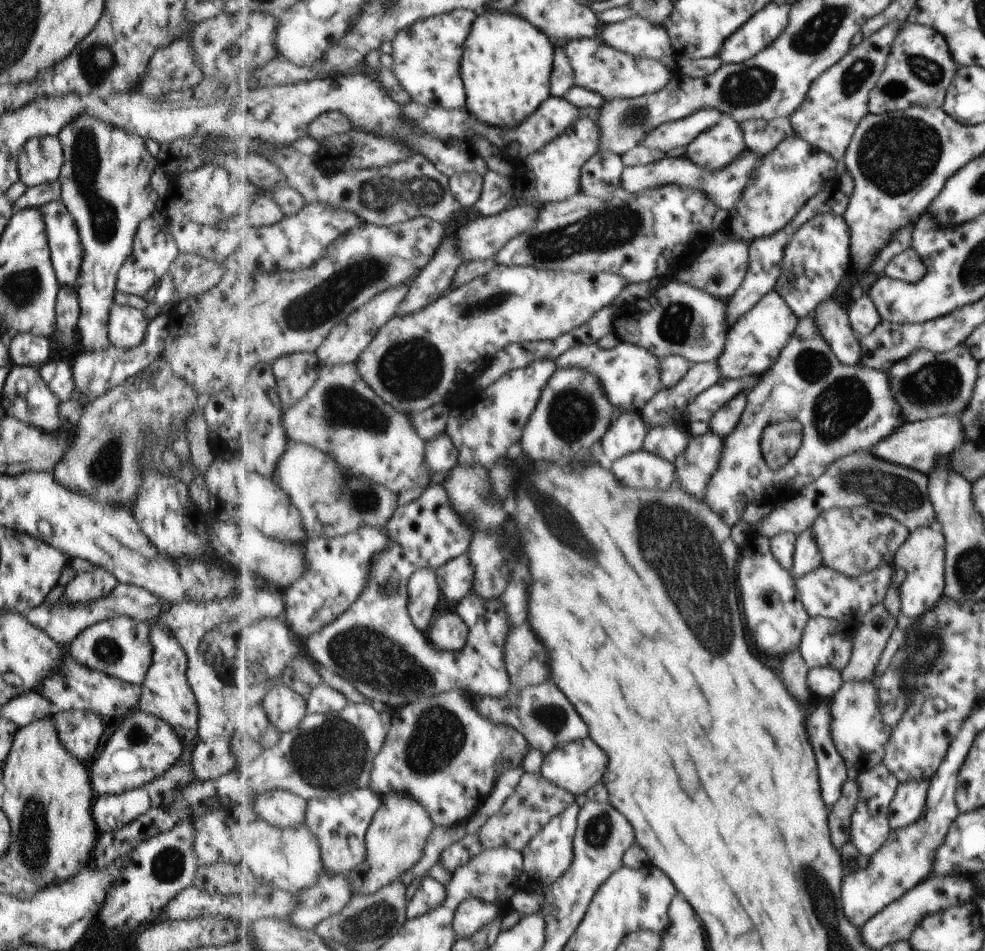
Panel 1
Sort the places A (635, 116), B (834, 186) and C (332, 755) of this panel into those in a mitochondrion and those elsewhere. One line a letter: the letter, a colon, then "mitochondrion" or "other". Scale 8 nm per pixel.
A: mitochondrion
B: other
C: mitochondrion

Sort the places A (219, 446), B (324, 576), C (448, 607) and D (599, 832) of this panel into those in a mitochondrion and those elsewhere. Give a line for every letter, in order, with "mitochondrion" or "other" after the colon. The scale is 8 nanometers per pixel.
A: other
B: other
C: other
D: mitochondrion

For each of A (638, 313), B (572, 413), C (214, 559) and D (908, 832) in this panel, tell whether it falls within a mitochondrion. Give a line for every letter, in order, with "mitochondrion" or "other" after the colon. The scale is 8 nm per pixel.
A: mitochondrion
B: mitochondrion
C: other
D: other

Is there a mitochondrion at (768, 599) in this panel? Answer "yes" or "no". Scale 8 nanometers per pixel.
no

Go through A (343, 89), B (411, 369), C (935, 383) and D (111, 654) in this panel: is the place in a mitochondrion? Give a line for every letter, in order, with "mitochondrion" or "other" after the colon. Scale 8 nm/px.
A: other
B: mitochondrion
C: mitochondrion
D: mitochondrion

